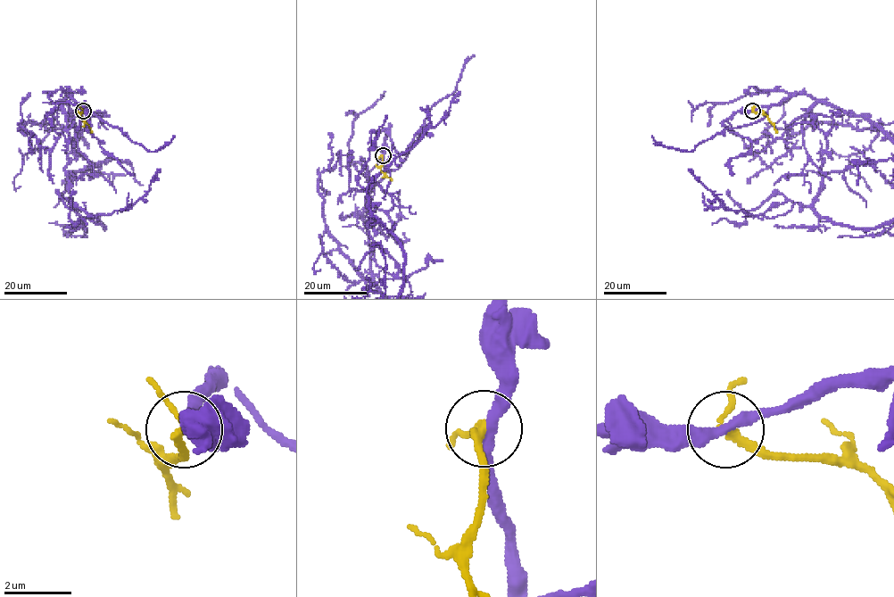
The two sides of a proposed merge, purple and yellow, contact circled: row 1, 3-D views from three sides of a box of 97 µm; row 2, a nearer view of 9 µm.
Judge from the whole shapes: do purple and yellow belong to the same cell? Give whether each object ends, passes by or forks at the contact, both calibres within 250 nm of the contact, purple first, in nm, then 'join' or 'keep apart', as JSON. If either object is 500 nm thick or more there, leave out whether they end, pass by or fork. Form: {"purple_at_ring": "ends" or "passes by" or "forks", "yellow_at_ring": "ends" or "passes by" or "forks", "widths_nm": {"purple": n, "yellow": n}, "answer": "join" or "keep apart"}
{"purple_at_ring": "passes by", "yellow_at_ring": "passes by", "widths_nm": {"purple": 280, "yellow": 190}, "answer": "keep apart"}

